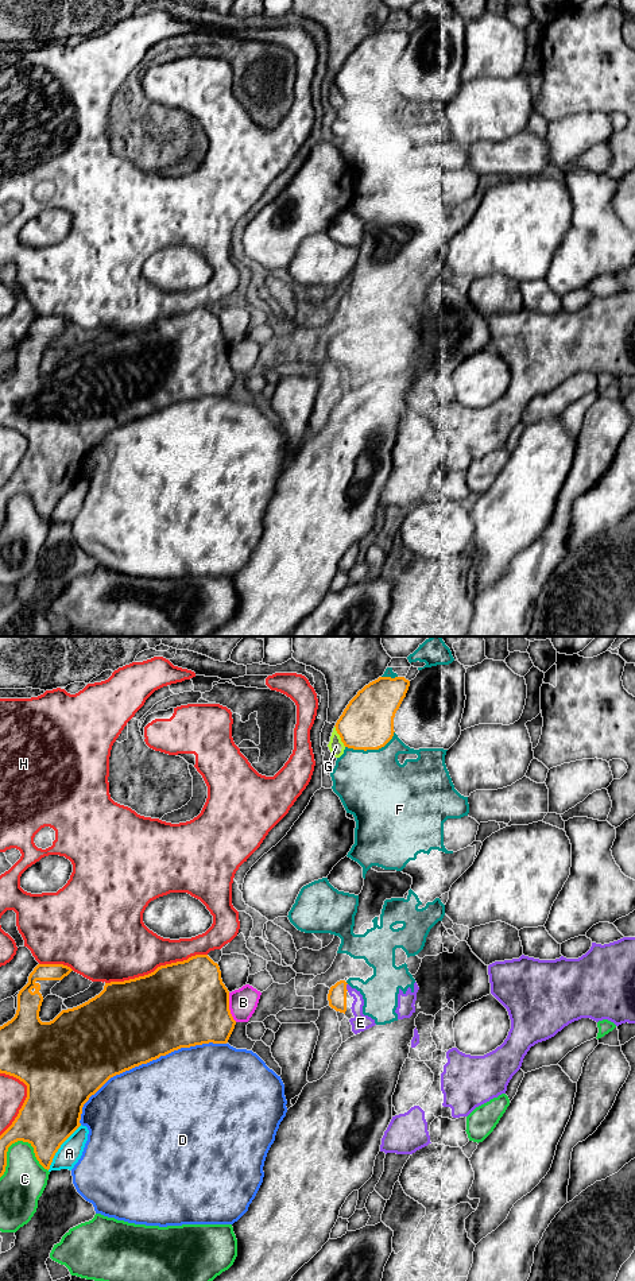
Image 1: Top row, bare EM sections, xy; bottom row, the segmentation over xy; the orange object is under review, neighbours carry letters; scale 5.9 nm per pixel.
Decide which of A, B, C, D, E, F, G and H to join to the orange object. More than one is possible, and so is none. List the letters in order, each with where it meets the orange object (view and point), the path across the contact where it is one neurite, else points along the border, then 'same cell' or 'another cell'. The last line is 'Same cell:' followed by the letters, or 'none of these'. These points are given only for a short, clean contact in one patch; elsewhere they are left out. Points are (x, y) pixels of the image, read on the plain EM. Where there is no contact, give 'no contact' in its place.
A: contact xy (59, 499); another cell
B: contact xy (228, 360); another cell
C: contact xy (16, 494); another cell
D: contact xy (147, 414); another cell
E: contact xy (345, 340); way xy (337, 347), (345, 340), (357, 351), (360, 375); same cell
F: contact xy (371, 101); another cell
G: contact xy (340, 89); another cell
H: contact xy (157, 321); another cell
Same cell: E

